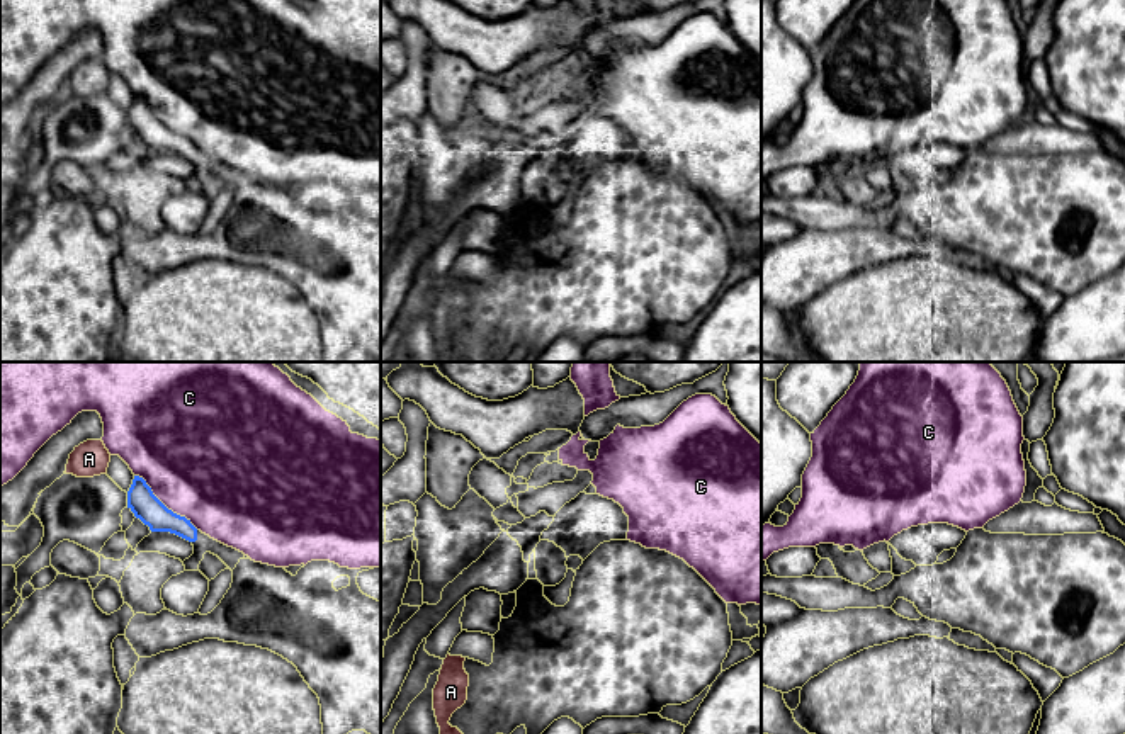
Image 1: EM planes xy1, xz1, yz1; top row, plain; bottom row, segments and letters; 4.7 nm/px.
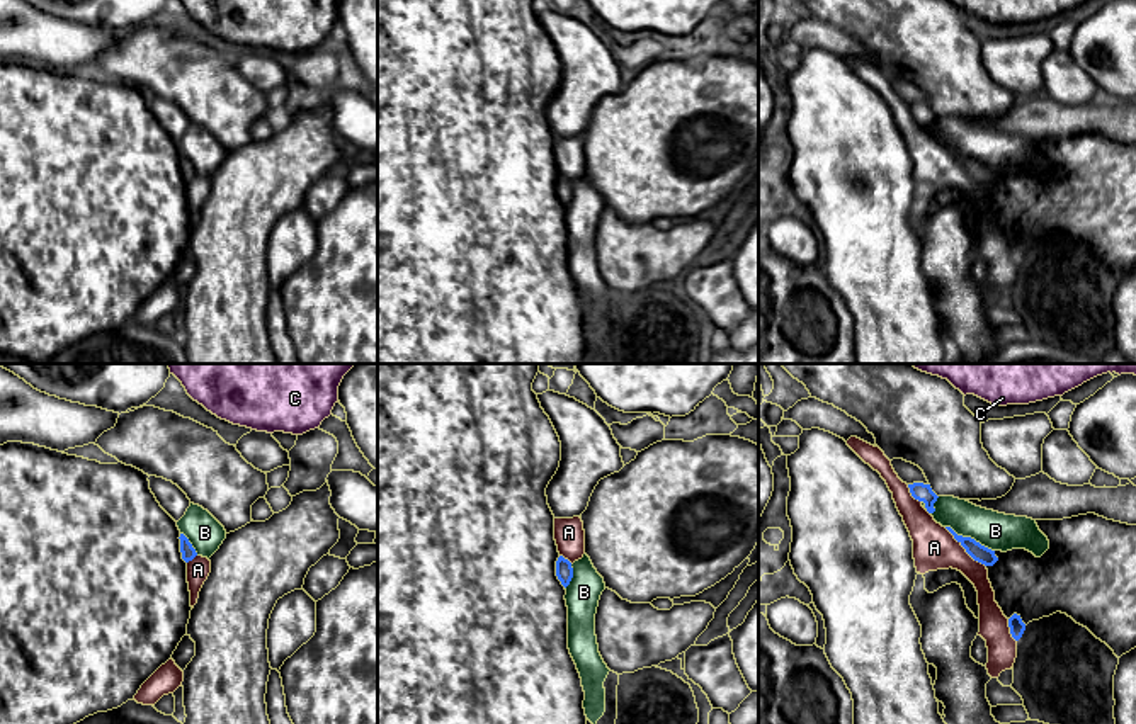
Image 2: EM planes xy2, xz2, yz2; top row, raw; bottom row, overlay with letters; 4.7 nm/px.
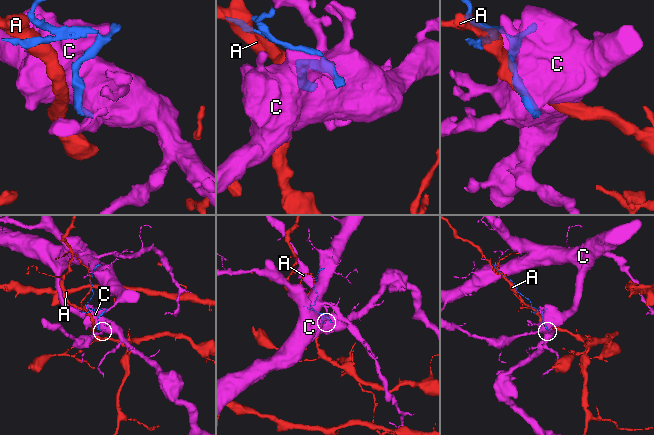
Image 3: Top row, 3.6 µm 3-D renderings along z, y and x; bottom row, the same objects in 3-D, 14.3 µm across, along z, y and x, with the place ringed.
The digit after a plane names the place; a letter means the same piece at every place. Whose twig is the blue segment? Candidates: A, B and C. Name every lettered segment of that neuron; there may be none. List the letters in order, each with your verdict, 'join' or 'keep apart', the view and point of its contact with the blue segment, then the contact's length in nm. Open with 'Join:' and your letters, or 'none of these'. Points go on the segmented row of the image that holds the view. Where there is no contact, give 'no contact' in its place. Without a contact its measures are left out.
Join: none of these
A: keep apart; contact yz2 (965, 548); length 280 nm
B: keep apart; contact yz2 (970, 537); length 260 nm
C: keep apart; contact xy1 (163, 505); length 400 nm

